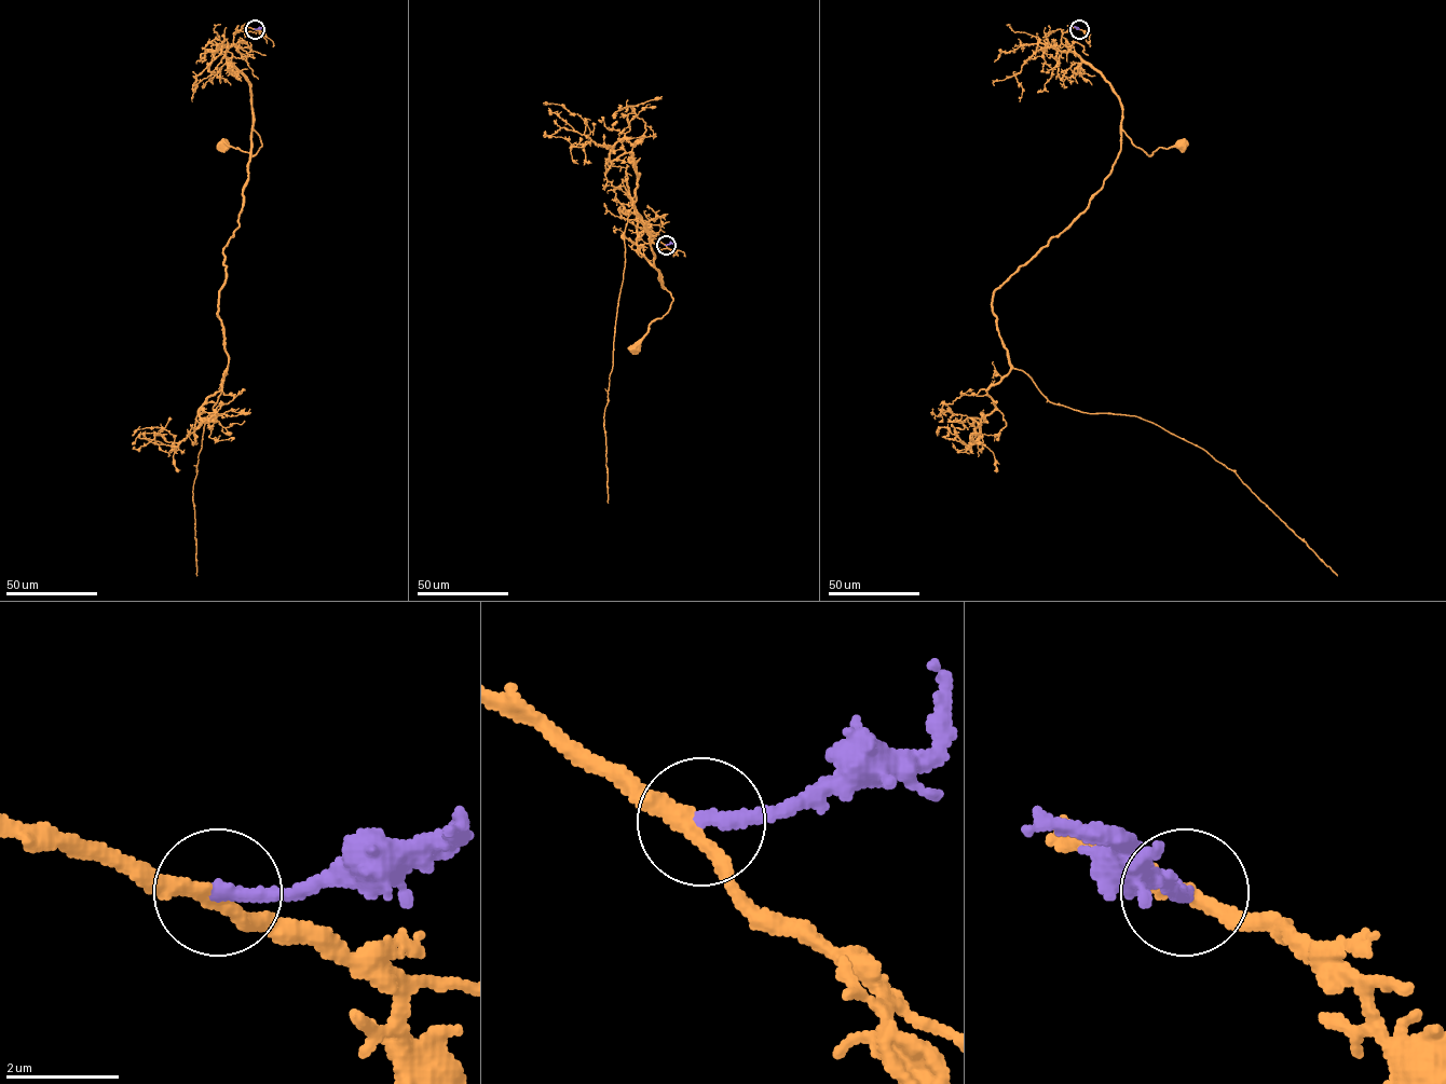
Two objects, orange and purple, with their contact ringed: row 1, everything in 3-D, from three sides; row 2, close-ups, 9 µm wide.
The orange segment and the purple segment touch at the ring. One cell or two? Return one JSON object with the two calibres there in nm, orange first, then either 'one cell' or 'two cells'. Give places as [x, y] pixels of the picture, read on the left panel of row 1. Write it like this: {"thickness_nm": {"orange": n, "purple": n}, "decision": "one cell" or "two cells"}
{"thickness_nm": {"orange": 280, "purple": 280}, "decision": "one cell"}

